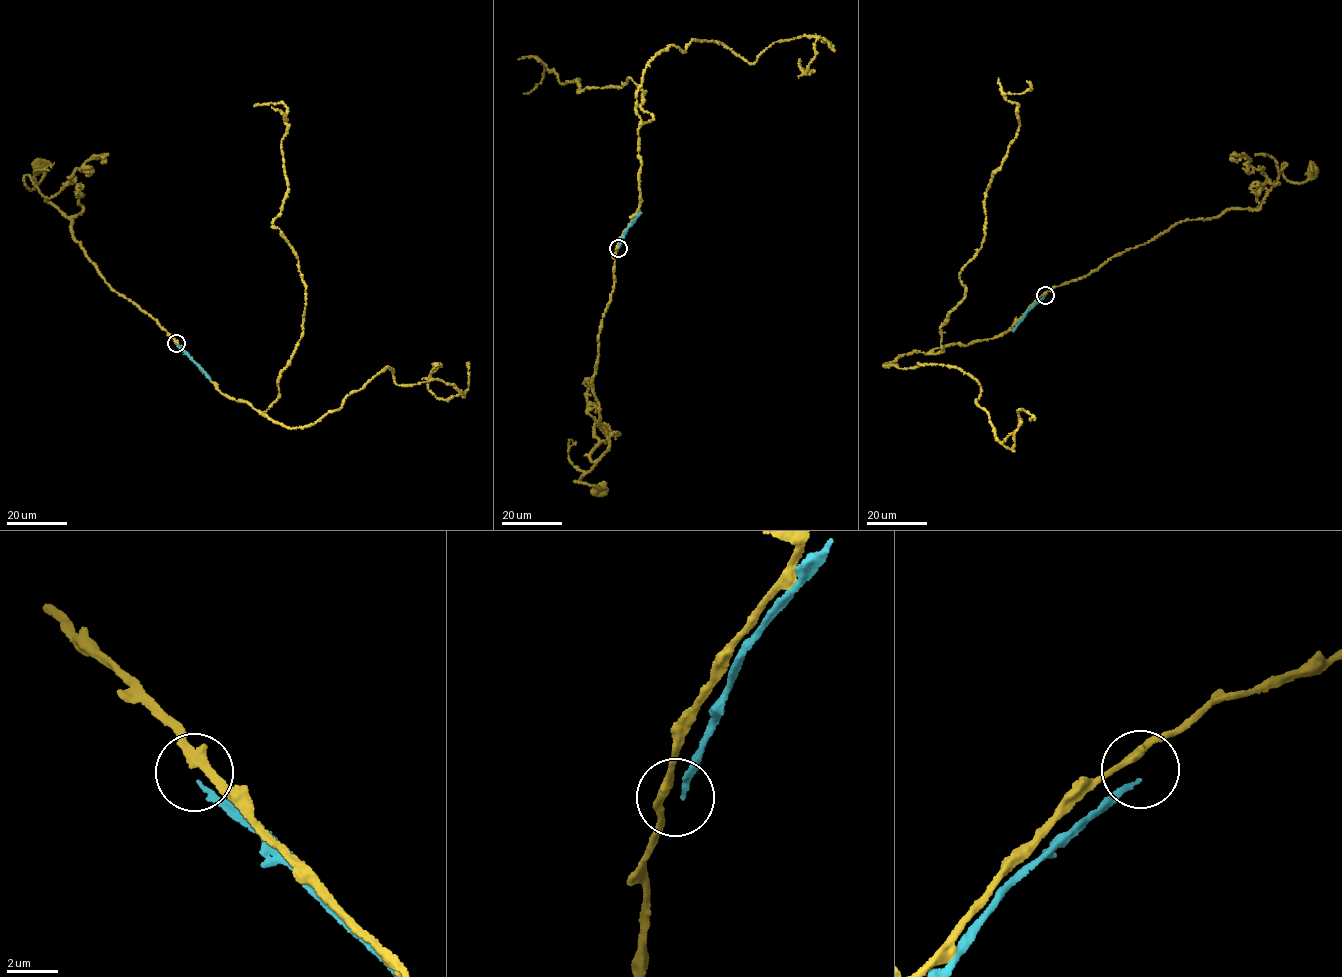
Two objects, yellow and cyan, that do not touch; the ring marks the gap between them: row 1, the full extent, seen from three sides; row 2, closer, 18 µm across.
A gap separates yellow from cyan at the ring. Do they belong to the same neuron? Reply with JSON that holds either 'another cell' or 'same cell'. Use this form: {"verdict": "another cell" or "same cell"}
{"verdict": "another cell"}

